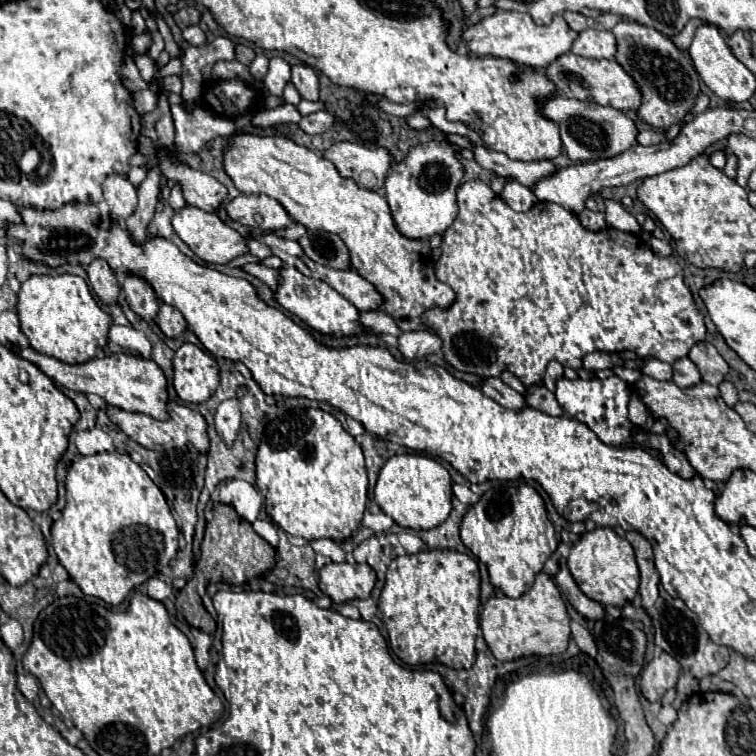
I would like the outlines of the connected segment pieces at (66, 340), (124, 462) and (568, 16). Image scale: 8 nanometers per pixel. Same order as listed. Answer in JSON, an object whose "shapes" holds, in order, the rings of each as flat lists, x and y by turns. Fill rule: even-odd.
{"shapes":[[[31,275,21,285,17,297,21,331,37,353,63,363,85,363,95,359,99,349,107,345,107,333,113,319,97,305,87,283,79,275]],[[113,451,81,457,69,467,65,485,67,505,61,519,51,525,51,545,59,557,59,563,67,569,85,595,99,597,109,605,119,605,133,587,145,583,153,575,159,575,161,569,167,567,167,563,177,555,179,529,171,509,159,487,127,453]],[[567,11,563,17,565,17,565,21,569,23,569,27,571,27,573,31,585,31,585,29,589,29,589,23,587,23,587,17,585,17,585,15]]]}

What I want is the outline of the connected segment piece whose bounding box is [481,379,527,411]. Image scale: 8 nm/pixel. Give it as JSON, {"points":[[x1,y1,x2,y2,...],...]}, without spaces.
{"points":[[485,379,481,391,483,391,487,397,495,399,499,405,507,407,507,409,521,411,521,409,527,407,525,397,523,397,521,393,517,393,515,389,511,389,509,385,505,385,501,379]]}

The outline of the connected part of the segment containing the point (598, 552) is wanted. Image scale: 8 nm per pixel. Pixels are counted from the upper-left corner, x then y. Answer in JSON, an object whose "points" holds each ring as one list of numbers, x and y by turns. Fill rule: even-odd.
{"points":[[597,527,585,535,577,543,573,543,571,553,567,557,569,571,577,583,577,587,593,601,601,605,623,607,633,601,639,589,639,569,635,561,635,551,631,543,617,535,609,527]]}

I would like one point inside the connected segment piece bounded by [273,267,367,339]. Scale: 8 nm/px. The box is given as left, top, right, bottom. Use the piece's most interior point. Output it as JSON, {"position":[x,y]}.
{"position":[320,307]}

